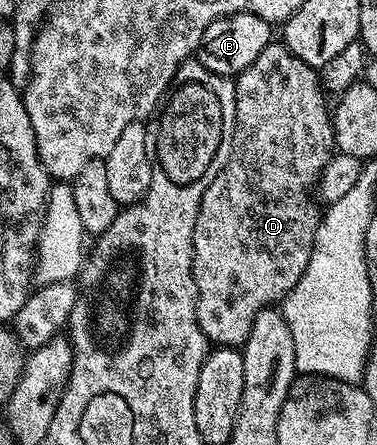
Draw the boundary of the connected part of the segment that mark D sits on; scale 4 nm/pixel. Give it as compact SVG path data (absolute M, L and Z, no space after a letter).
M272 43L234 78L235 98L235 134L229 151L229 159L225 167L217 176L210 178L204 184L201 195L201 207L197 211L197 219L193 227L193 283L195 284L195 310L197 323L201 331L207 336L208 342L215 347L241 347L249 339L253 321L262 309L274 306L280 299L286 297L287 292L299 282L301 275L305 275L305 267L309 267L309 259L313 255L313 247L317 239L317 227L321 216L320 206L313 196L313 187L318 186L319 176L333 156L335 149L335 126L332 114L329 112L329 101L323 98L323 89L319 86L320 74L309 63L301 63L293 51L289 51L282 43Z

